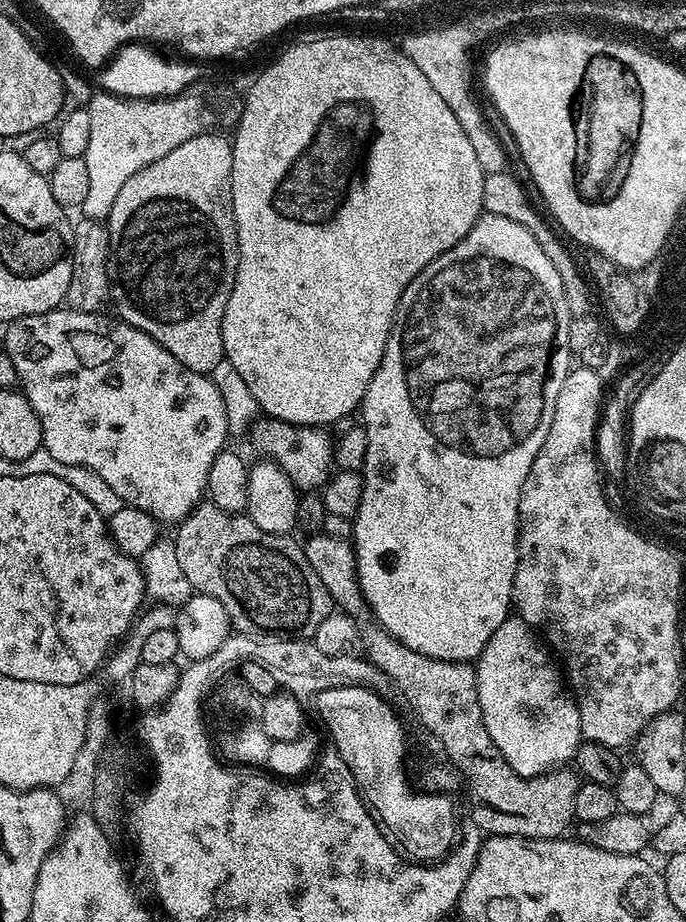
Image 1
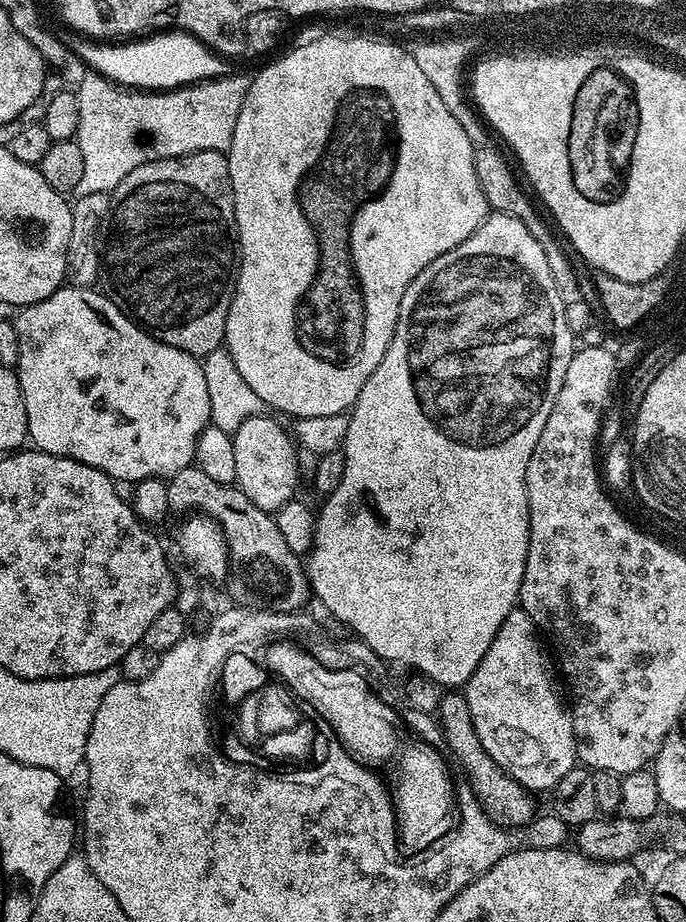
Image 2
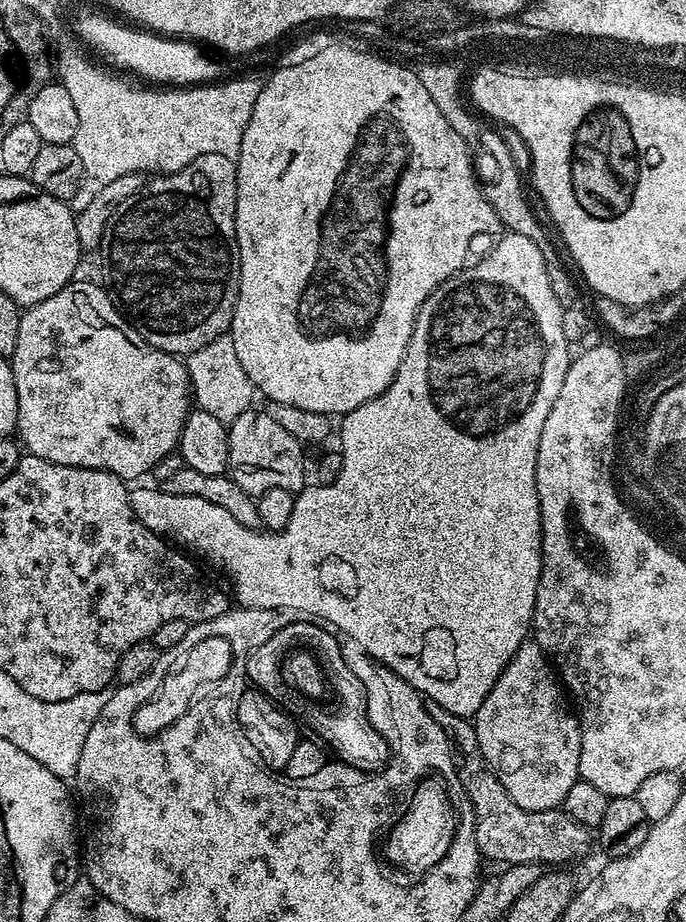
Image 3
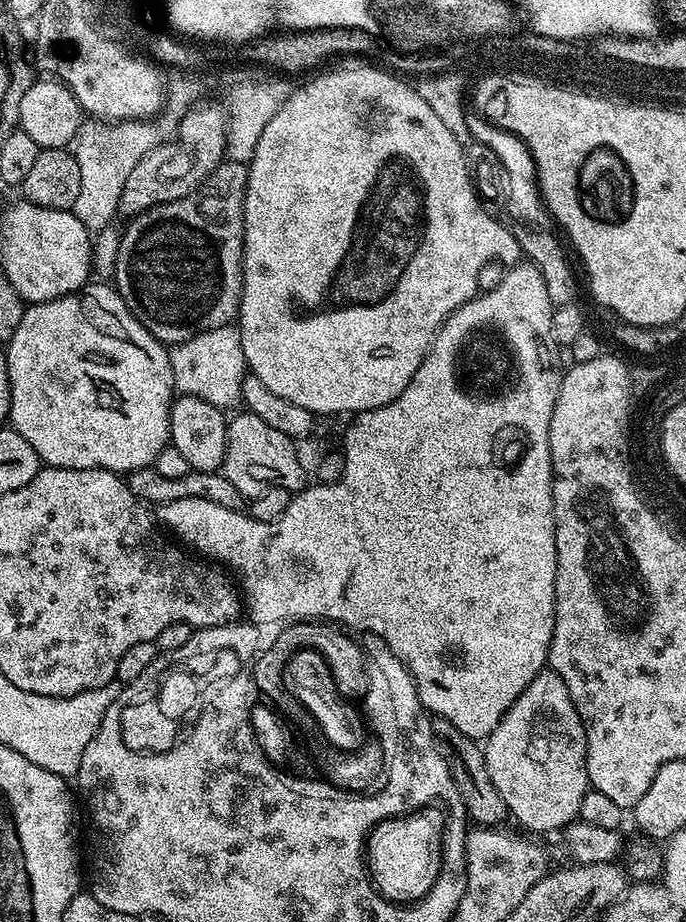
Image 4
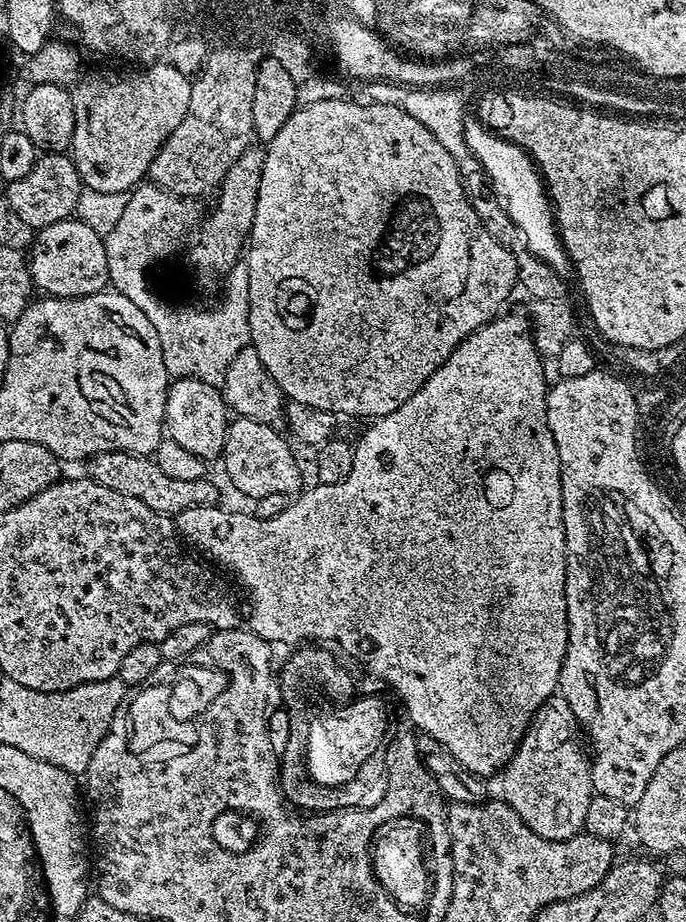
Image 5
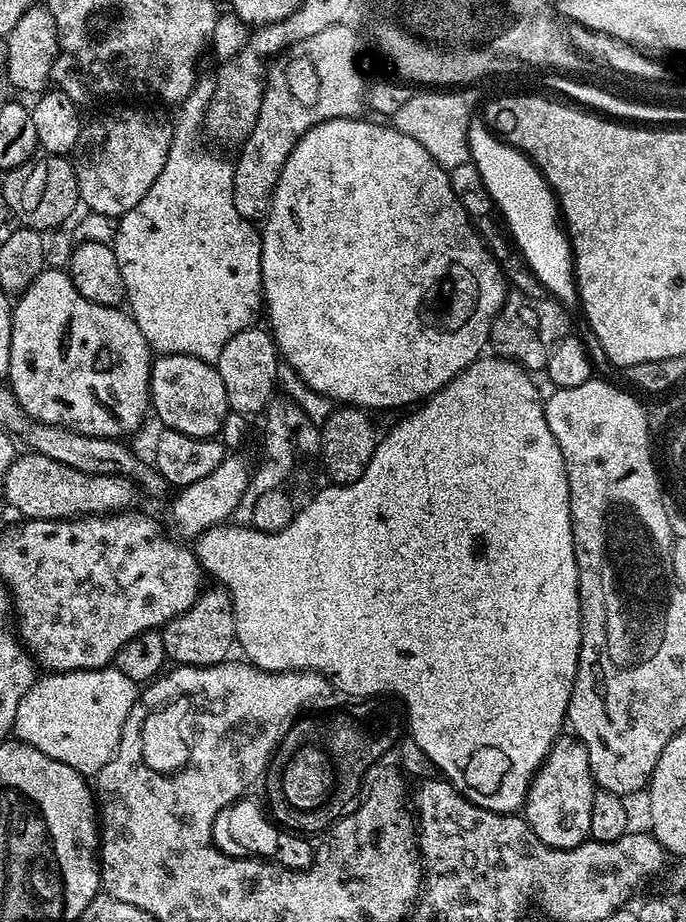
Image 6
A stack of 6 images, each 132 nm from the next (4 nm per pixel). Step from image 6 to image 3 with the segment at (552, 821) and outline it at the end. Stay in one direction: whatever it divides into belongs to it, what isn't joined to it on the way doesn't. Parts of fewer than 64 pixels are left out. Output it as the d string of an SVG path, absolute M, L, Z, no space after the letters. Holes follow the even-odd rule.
M525 642L520 648L520 651L517 652L516 657L500 673L499 678L496 680L496 685L488 691L486 698L482 702L482 706L478 709L474 717L476 741L484 755L485 764L495 770L495 774L502 782L502 786L506 786L506 794L510 794L510 798L514 798L514 802L518 802L518 806L522 806L526 810L537 812L538 810L560 808L564 803L566 794L570 794L570 786L574 786L574 782L580 779L580 722L574 715L570 704L570 709L568 709L568 704L564 701L564 696L566 697L565 689L558 679L557 669L554 667L548 653L543 652L535 642Z

